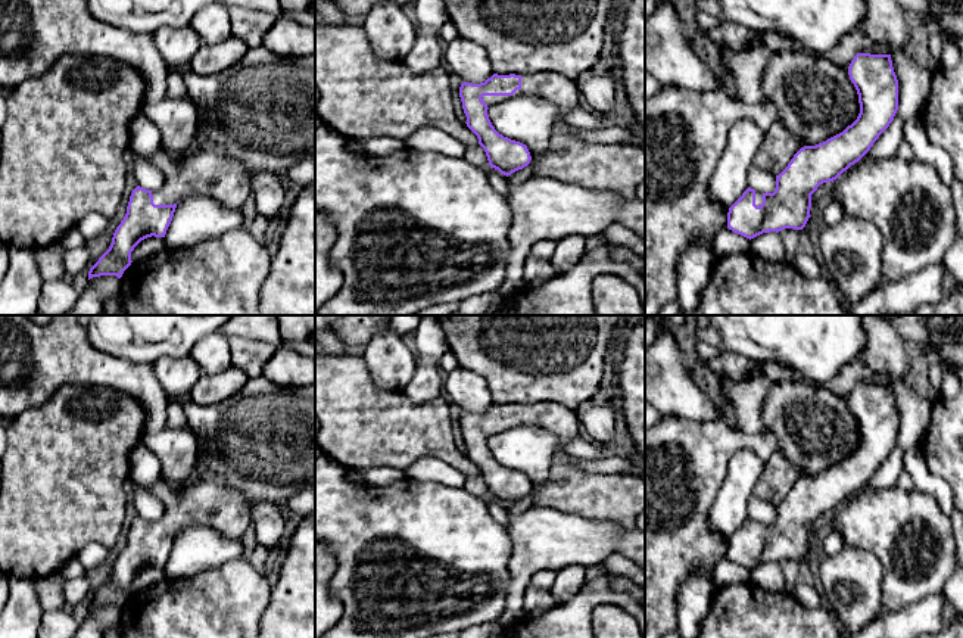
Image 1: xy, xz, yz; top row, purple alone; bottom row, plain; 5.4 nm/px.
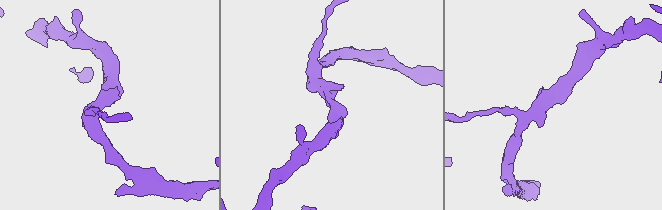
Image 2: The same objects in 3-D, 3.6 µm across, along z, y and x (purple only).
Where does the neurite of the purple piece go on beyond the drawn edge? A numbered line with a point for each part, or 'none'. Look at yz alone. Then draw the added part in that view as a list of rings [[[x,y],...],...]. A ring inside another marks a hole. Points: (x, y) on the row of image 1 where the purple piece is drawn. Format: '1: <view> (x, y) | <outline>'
1: yz (779, 145) | [[[775,124],[754,156],[752,165],[779,175],[804,144],[785,127]]]

